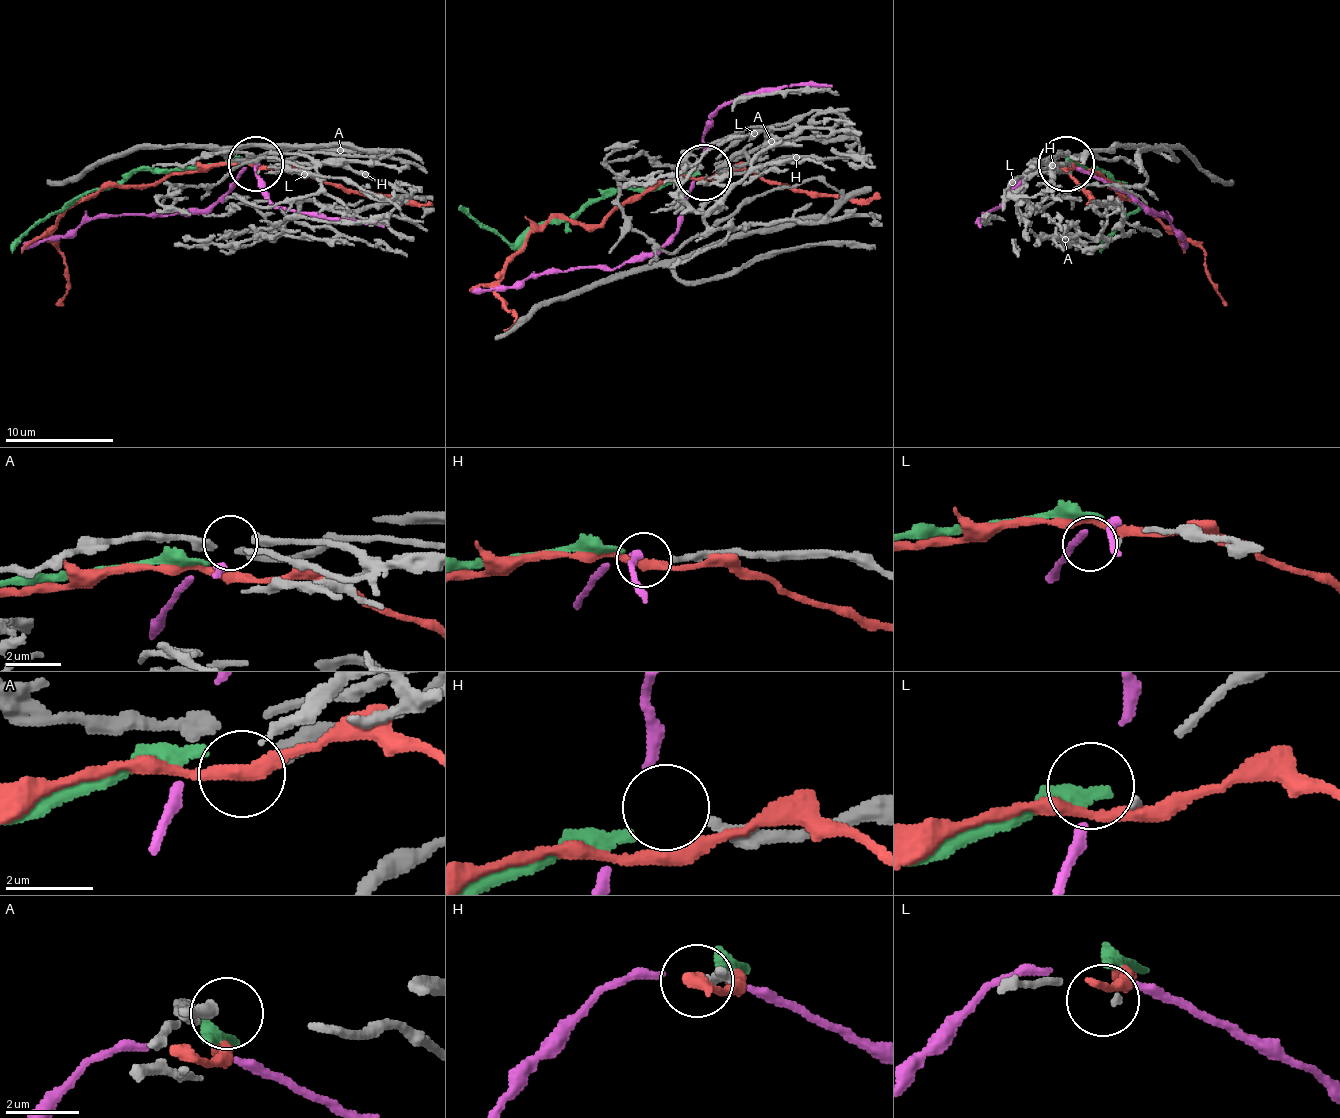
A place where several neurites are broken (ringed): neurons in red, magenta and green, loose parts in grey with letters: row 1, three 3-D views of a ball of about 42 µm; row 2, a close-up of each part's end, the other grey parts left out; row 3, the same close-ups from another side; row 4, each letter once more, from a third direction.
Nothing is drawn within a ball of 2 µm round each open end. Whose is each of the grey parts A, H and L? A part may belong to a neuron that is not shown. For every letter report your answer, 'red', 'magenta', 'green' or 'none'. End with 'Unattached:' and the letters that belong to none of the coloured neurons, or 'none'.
A: none
H: green
L: none
Unattached: A, L

